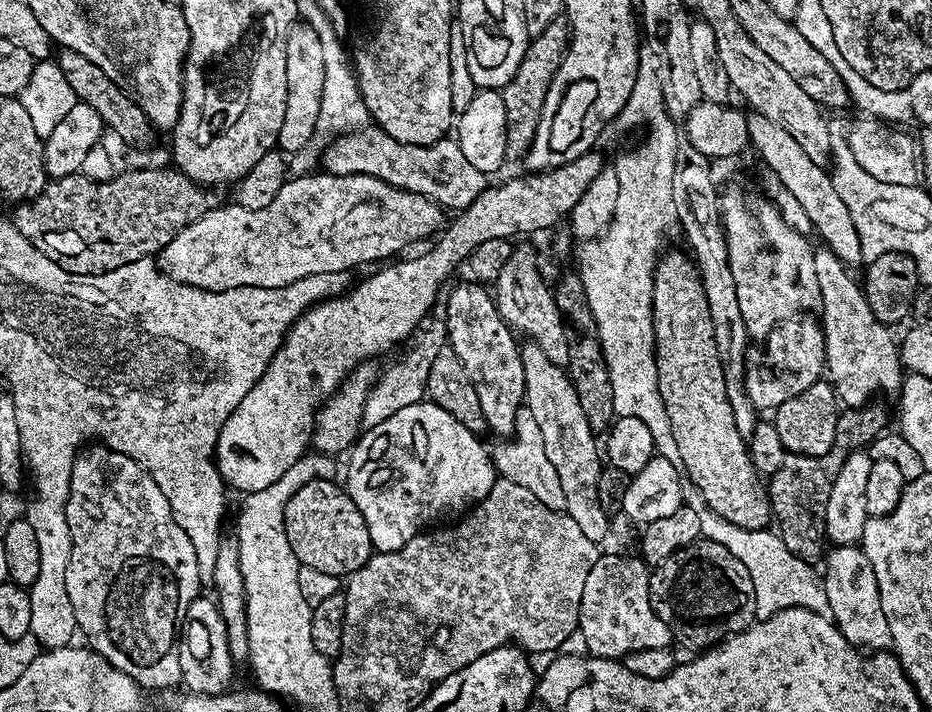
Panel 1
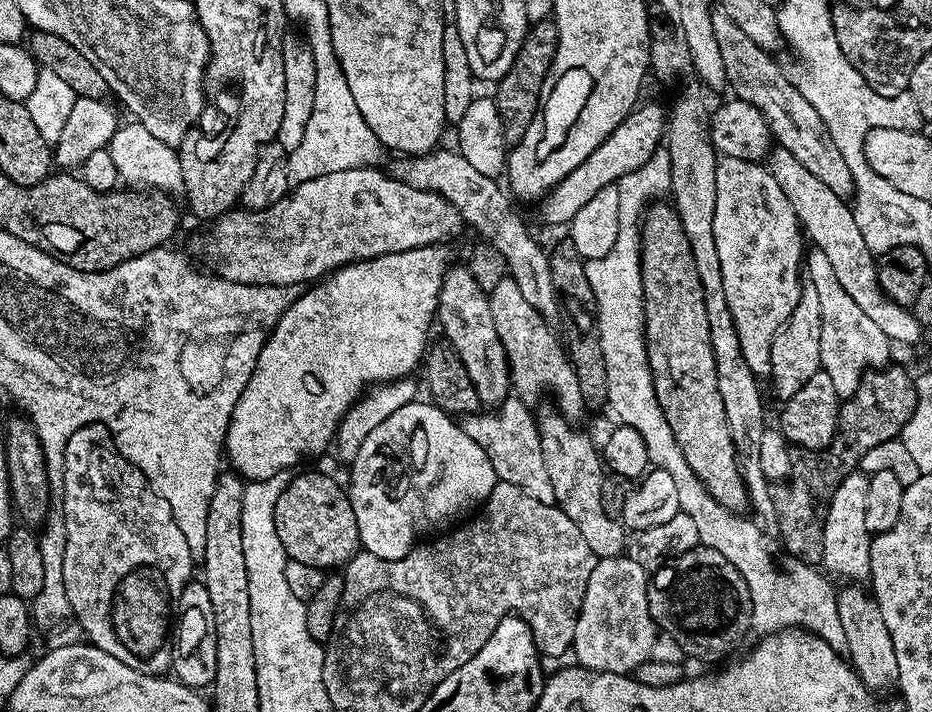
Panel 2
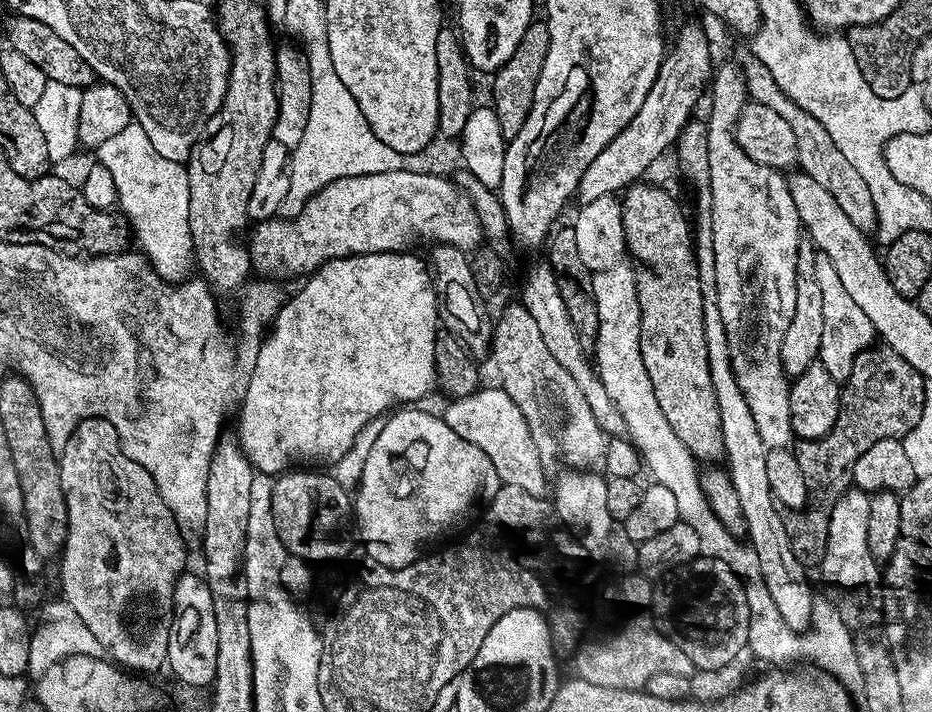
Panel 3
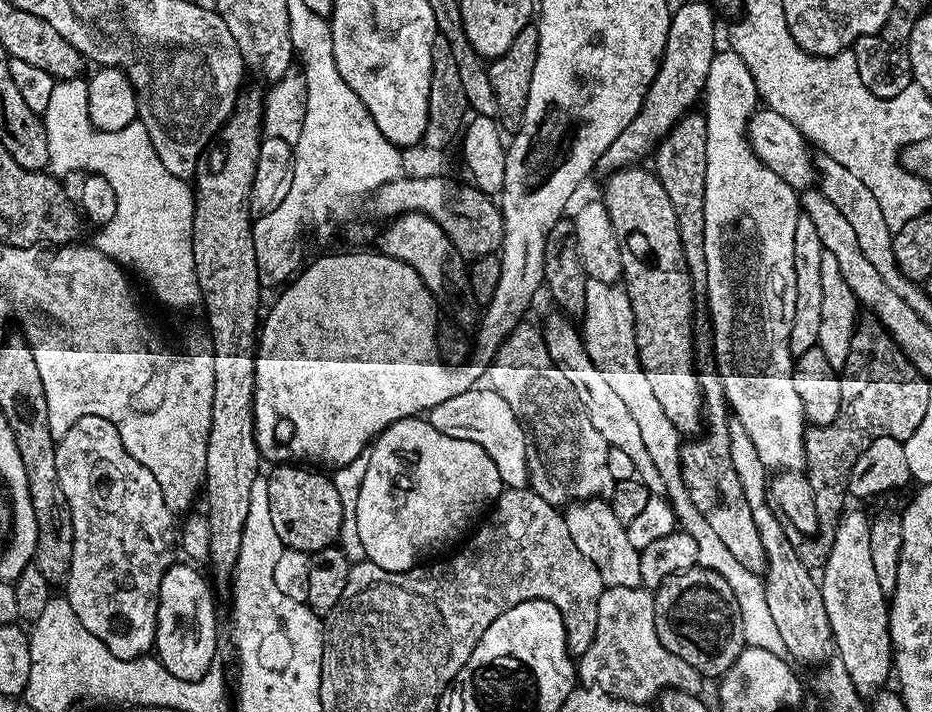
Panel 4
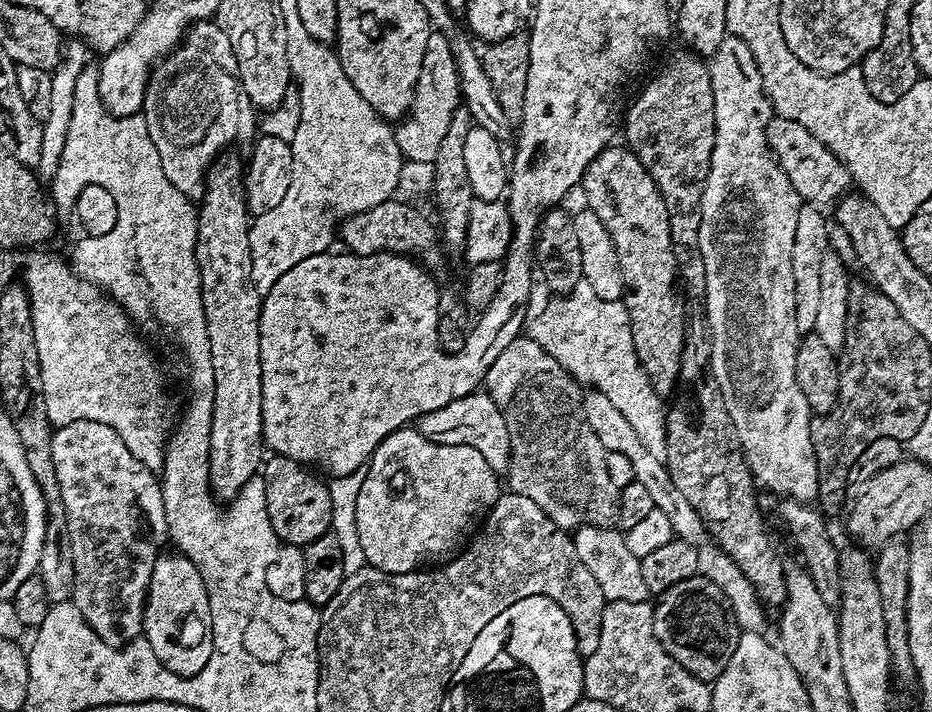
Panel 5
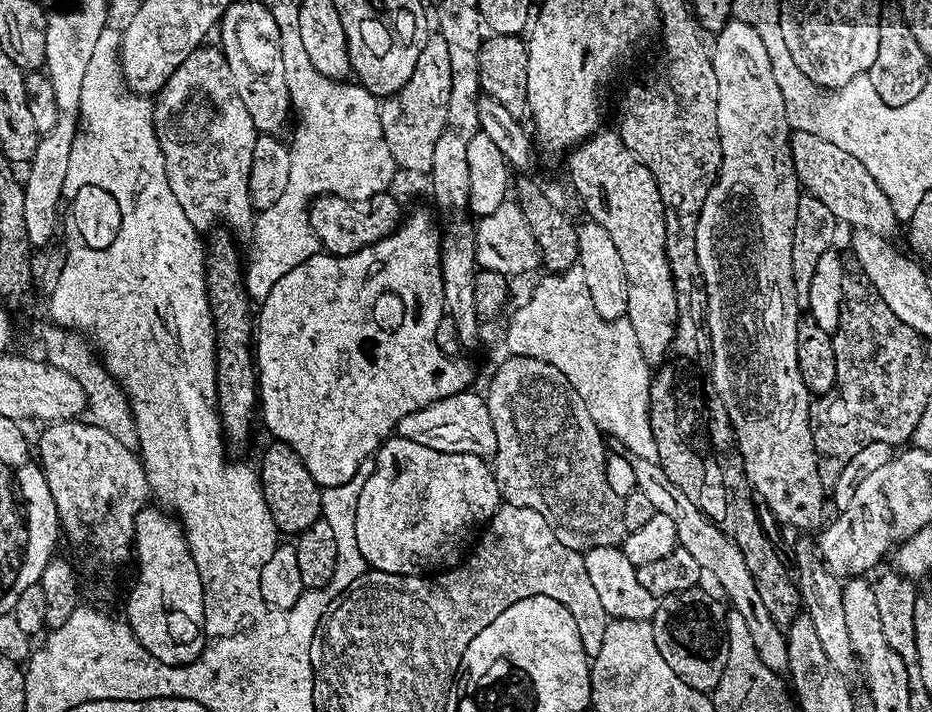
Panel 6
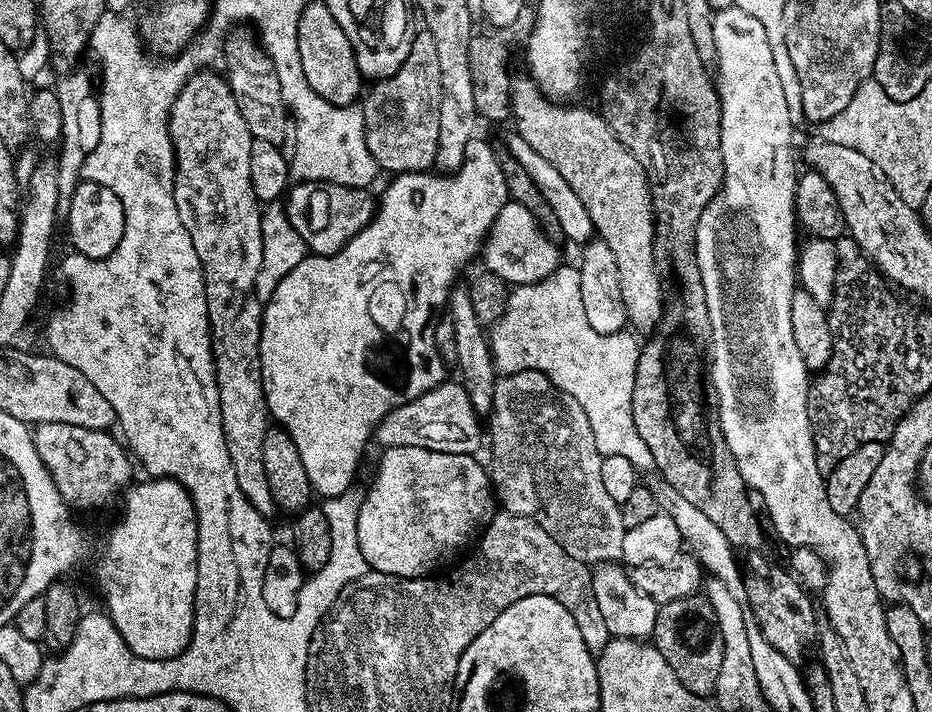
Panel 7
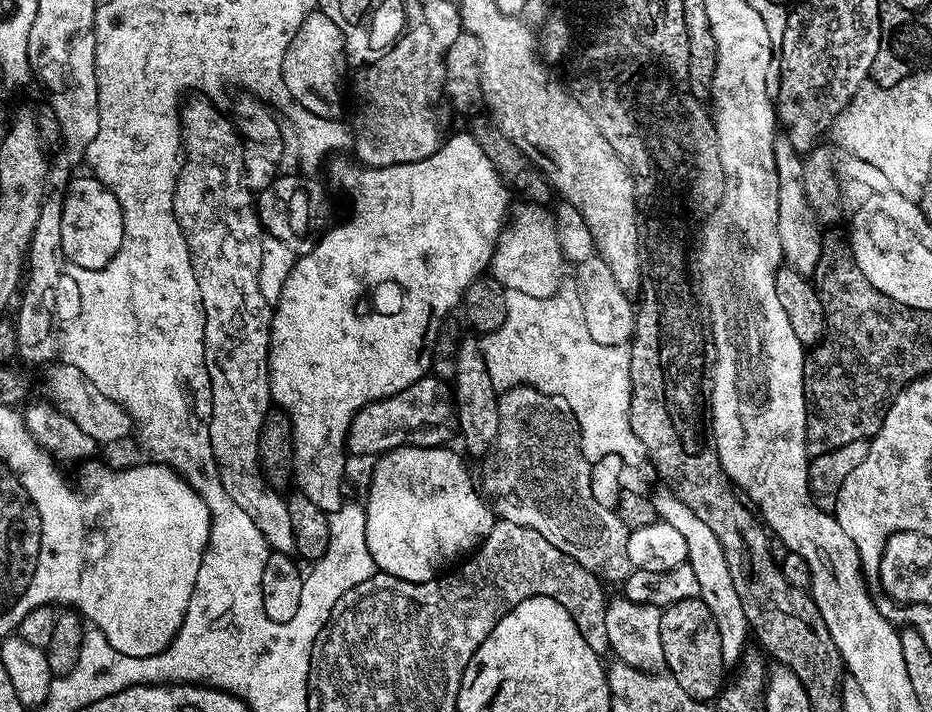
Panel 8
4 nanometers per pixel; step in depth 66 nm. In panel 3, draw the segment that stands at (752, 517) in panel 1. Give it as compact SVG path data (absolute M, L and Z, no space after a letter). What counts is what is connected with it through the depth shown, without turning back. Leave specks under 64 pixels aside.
M637 182L623 193L620 209L622 210L622 222L624 223L624 242L626 256L632 265L634 282L636 283L636 297L638 298L638 310L640 311L640 349L642 350L642 366L646 366L646 374L650 378L650 386L654 386L654 398L658 398L658 406L662 414L666 414L666 422L670 422L670 430L678 434L678 439L690 454L700 462L720 462L724 460L724 443L722 442L722 418L718 414L718 398L714 394L714 386L710 378L710 362L706 354L706 330L702 326L702 286L698 278L698 266L696 265L696 250L694 247L694 232L690 227L690 220L684 217L680 204L664 188L656 184L644 184Z

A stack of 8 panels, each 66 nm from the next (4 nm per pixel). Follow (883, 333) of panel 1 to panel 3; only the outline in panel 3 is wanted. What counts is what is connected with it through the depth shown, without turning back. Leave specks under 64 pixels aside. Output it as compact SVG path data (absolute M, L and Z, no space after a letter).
M817 251L814 274L818 274L818 286L822 289L822 346L818 363L826 366L830 378L843 382L850 378L858 354L873 347L877 339L876 331L870 318L866 318L865 312L855 304L854 298L850 298L850 293L842 287L830 258L826 258L826 254L822 251Z

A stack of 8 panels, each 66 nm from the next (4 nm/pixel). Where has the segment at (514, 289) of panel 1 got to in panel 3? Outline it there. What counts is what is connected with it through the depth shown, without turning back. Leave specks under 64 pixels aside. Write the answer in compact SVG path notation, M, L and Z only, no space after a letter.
M515 303L498 316L492 330L490 360L496 363L496 372L500 375L499 387L503 388L506 394L510 394L510 398L514 398L514 406L522 410L533 436L553 436L556 439L556 452L568 463L565 465L576 470L591 469L604 459L606 433L600 429L598 422L594 422L594 413L586 403L586 397L578 387L578 382L574 382L574 378L570 378L570 374L562 370L557 359L550 354L546 342L542 342L542 334L538 331L533 316L524 309L523 303Z

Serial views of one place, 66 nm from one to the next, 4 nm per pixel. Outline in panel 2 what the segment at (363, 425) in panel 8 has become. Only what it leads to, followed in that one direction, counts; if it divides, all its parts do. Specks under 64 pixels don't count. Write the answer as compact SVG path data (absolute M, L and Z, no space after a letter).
M509 398L495 410L484 410L479 414L463 417L462 427L464 433L490 458L496 471L497 481L505 480L518 486L530 498L538 498L543 504L556 504L554 486L550 482L550 473L546 470L546 462L542 458L540 445L540 430L537 417L532 417L532 412L527 403L519 398Z

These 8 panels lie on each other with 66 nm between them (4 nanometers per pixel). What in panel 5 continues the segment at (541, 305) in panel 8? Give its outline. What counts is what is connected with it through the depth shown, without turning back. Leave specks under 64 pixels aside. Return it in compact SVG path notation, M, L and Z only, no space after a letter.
M583 279L572 292L567 293L566 300L568 304L546 305L540 320L531 321L531 335L542 350L546 350L572 375L573 380L606 394L606 398L622 410L626 422L634 426L634 434L638 434L647 450L655 458L663 460L666 454L666 408L660 405L663 404L662 397L648 383L648 375L638 362L628 307L620 300L598 298L594 286Z

